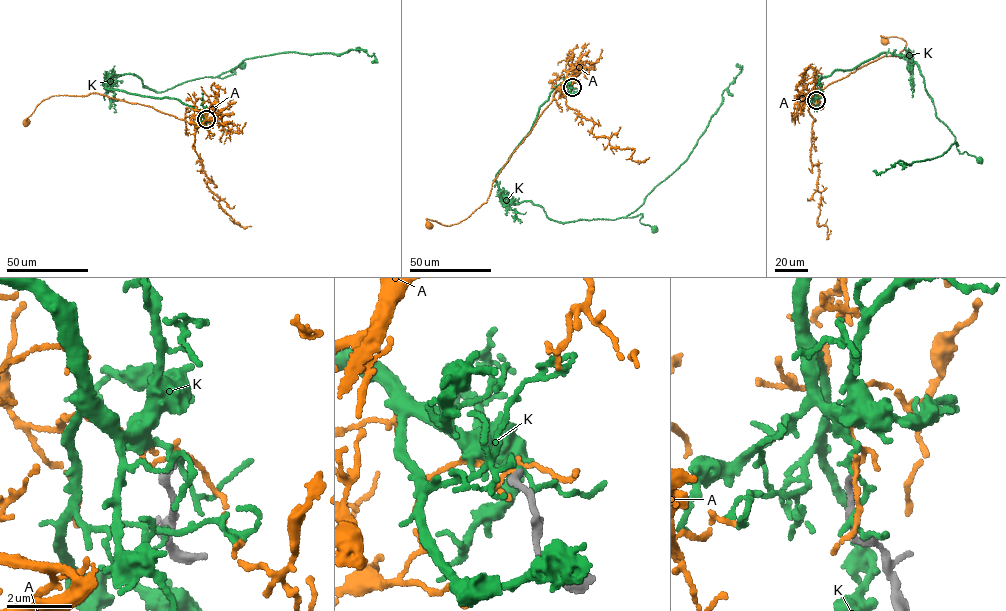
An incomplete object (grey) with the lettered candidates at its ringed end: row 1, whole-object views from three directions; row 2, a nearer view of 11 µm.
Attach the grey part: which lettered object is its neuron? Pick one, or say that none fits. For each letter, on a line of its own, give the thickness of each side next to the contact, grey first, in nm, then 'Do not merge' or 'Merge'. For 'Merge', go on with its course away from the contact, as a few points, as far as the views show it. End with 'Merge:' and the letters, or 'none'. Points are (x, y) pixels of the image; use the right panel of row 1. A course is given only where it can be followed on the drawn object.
A: Thickness 200 nm (grey) against 100 nm. Merge. Its course: (816, 100), (817, 87), (884, 56), (898, 56), (906, 44), (881, 36), (885, 41)
K: Thickness 200 nm (grey) against 150 nm. Do not merge
Merge: A

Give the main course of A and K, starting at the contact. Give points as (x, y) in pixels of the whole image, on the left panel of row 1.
A: (206, 118), (196, 115), (179, 119), (147, 105), (94, 92), (50, 96), (42, 100), (26, 122)
K: (206, 119), (181, 101), (107, 88), (106, 81), (131, 73), (166, 91), (225, 77), (241, 64)

